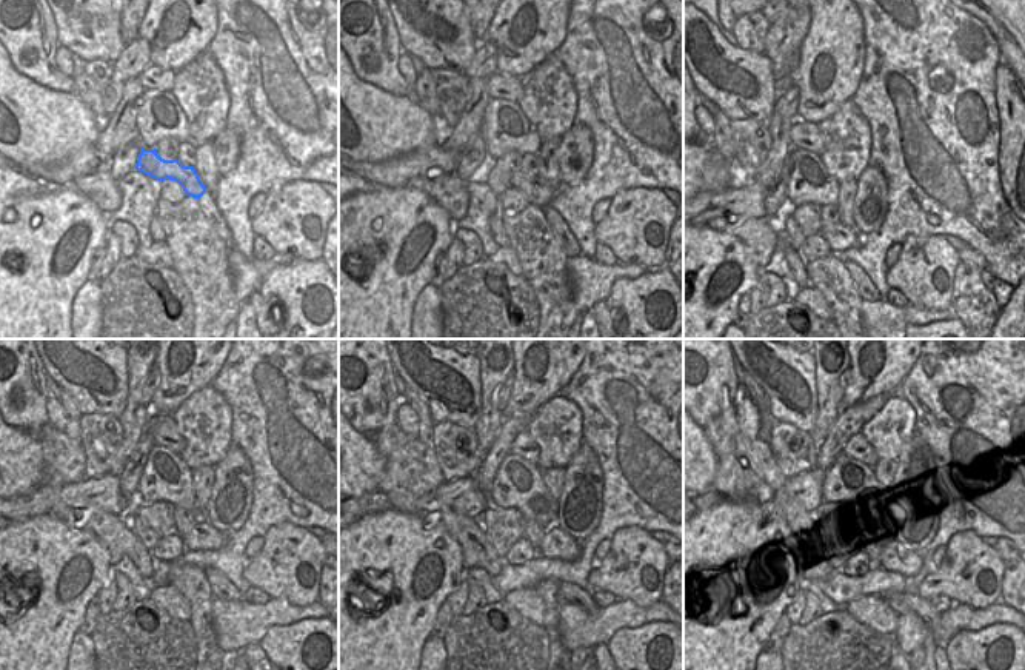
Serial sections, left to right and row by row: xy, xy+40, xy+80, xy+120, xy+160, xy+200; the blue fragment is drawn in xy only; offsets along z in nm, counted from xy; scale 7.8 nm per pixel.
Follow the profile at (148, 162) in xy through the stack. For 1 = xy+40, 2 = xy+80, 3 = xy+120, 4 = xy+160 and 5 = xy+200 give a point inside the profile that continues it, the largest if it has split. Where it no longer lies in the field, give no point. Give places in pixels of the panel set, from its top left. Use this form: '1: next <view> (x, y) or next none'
1: next xy+40 (539, 193)
2: next xy+80 (884, 191)
3: next xy+120 (211, 539)
4: next xy+160 (556, 544)
5: next xy+200 (898, 553)

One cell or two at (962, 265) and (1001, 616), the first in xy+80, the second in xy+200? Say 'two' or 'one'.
one

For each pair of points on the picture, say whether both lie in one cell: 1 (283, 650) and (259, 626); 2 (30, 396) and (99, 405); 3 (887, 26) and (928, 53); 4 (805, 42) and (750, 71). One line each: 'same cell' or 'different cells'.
1: different cells
2: different cells
3: different cells
4: different cells

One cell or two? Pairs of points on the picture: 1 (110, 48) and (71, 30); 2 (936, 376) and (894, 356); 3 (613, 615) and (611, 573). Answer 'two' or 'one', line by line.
1: one
2: two
3: two

